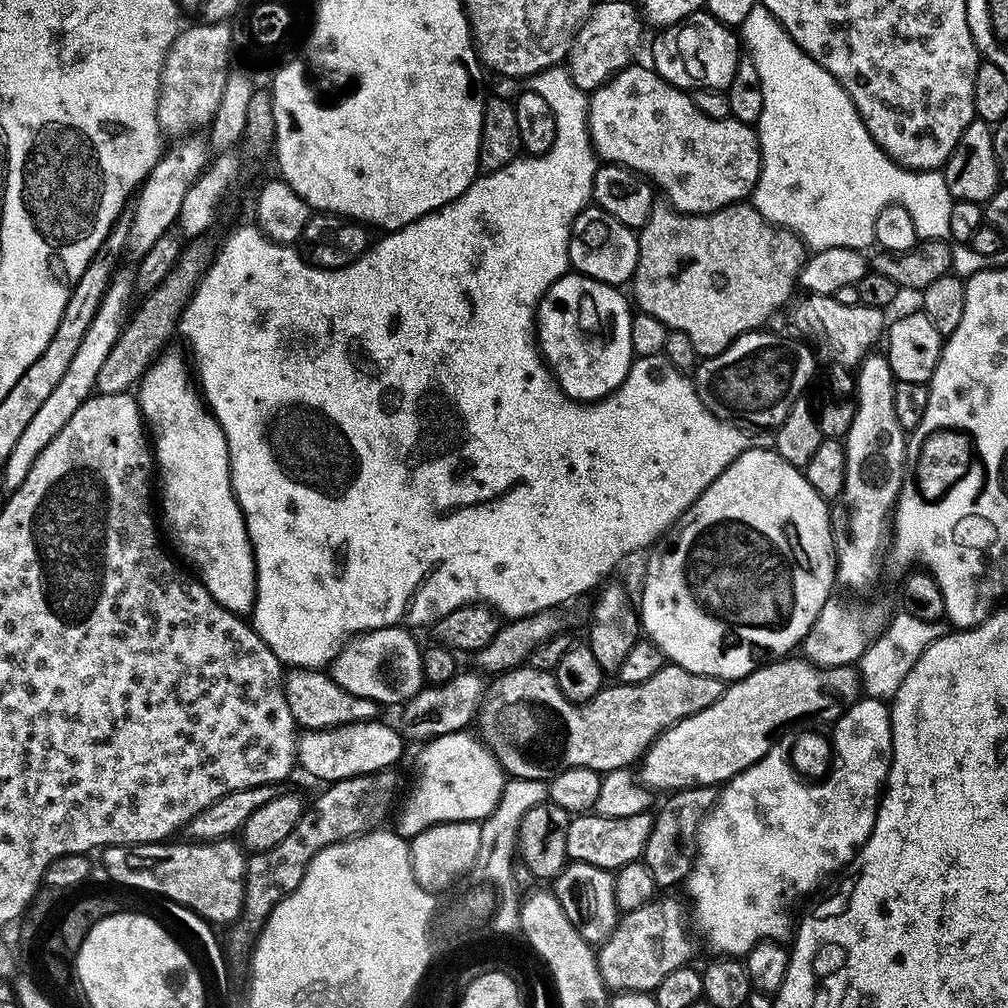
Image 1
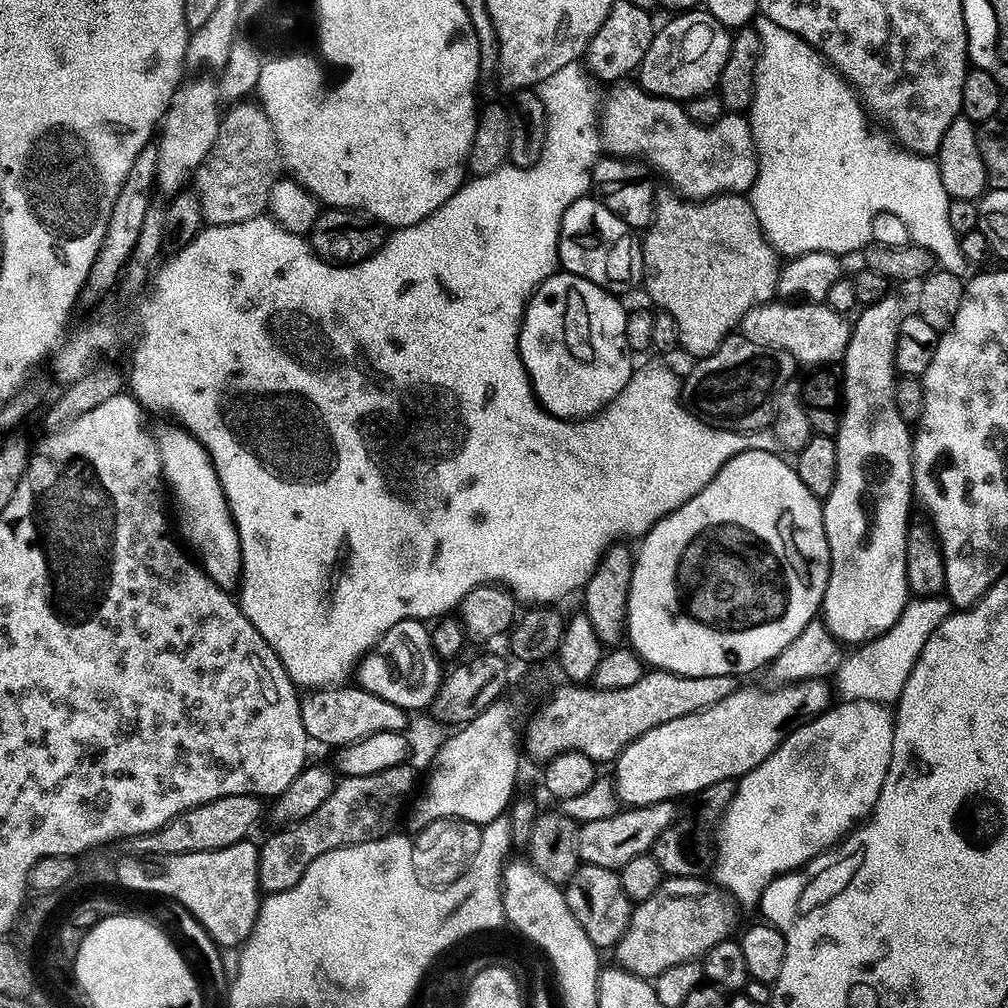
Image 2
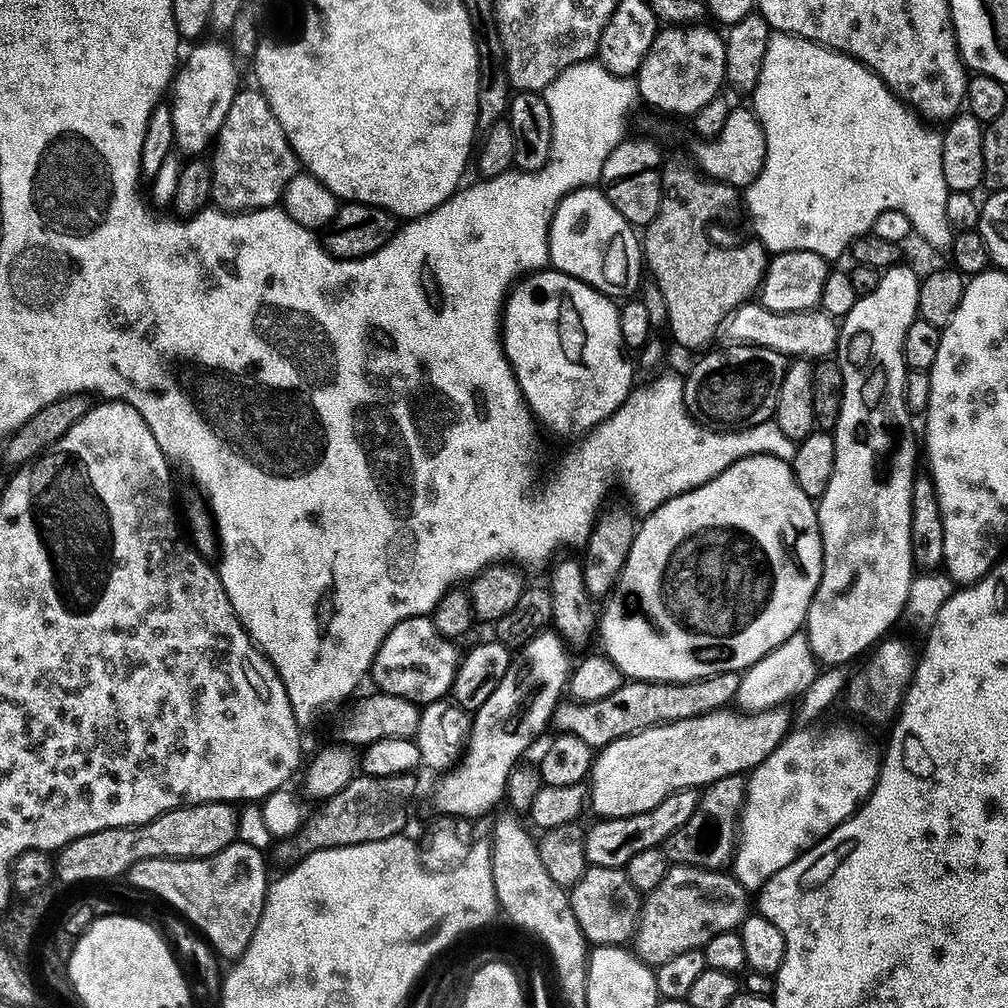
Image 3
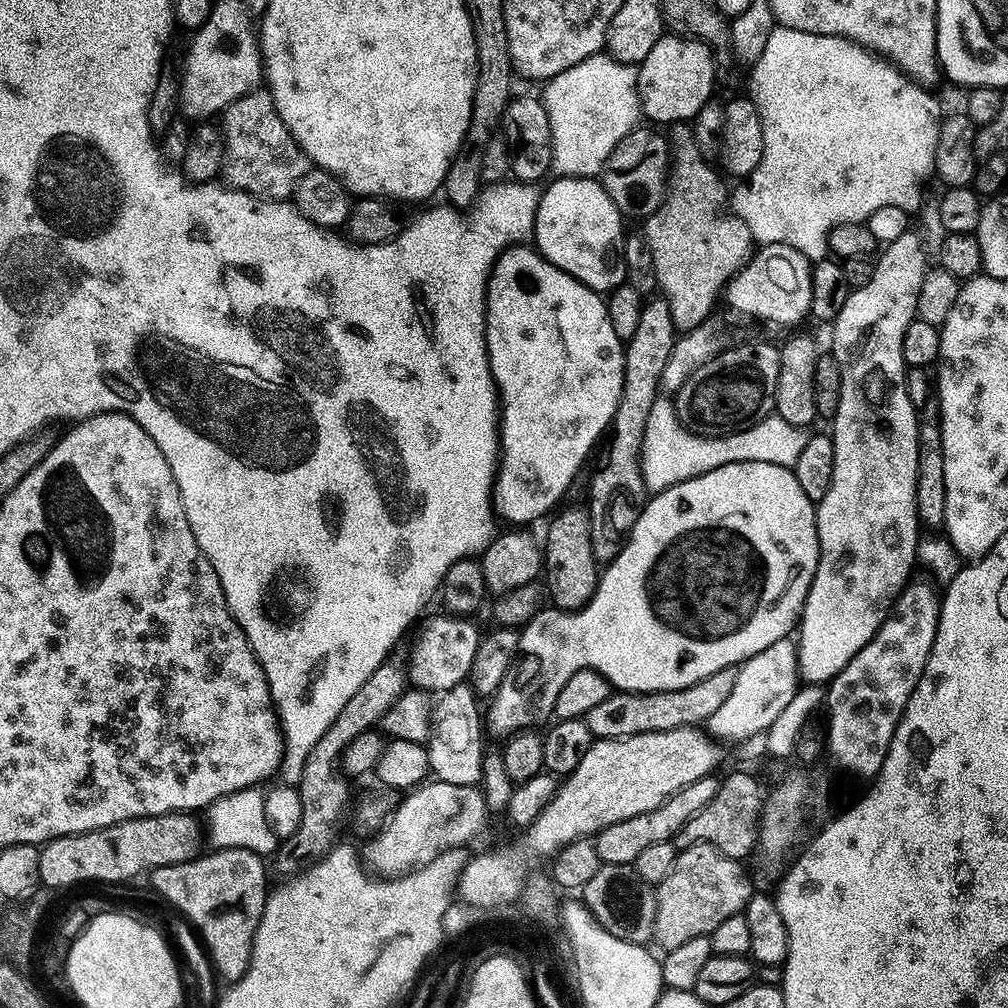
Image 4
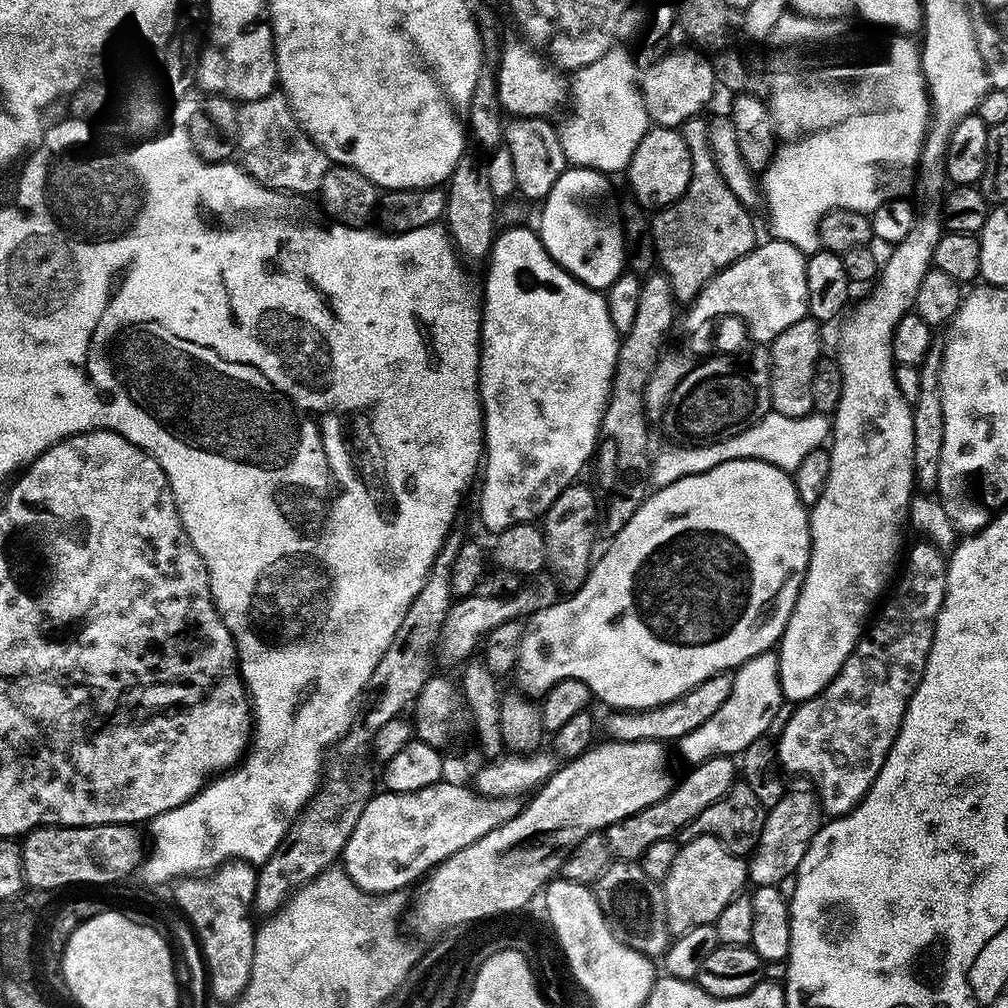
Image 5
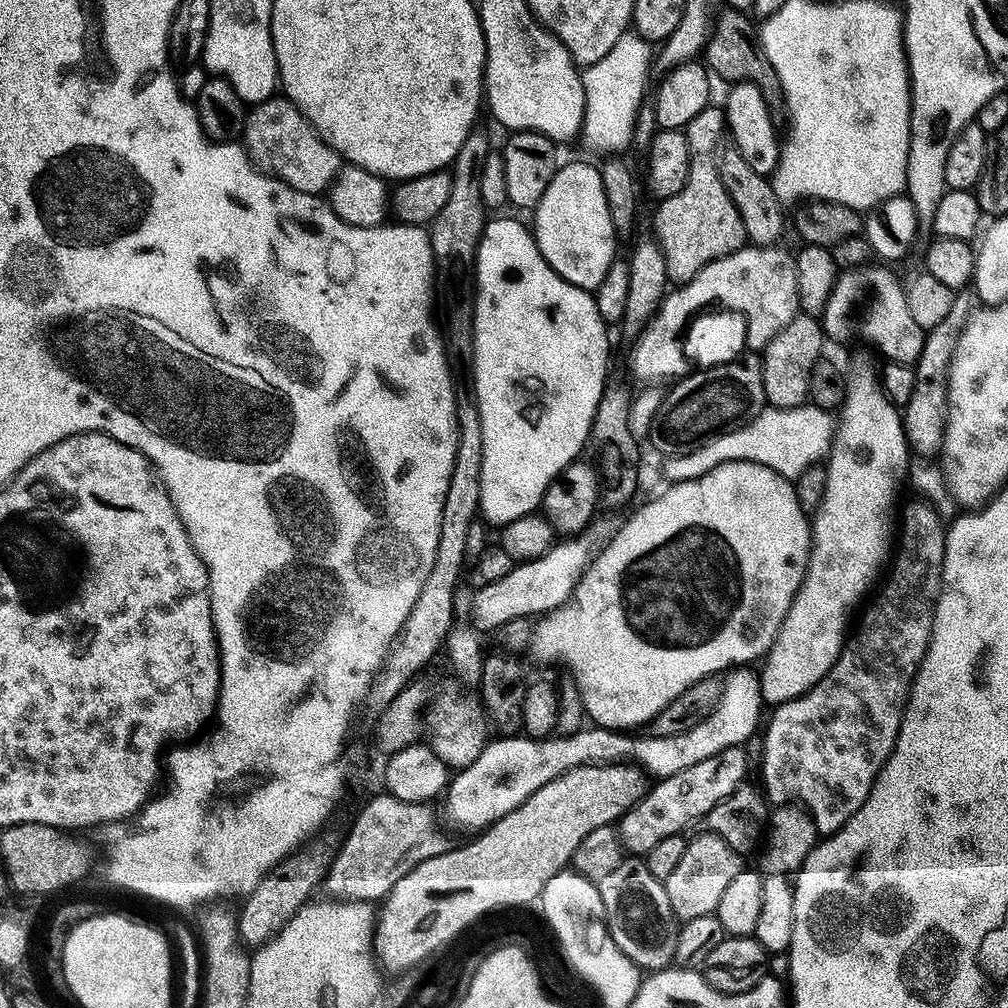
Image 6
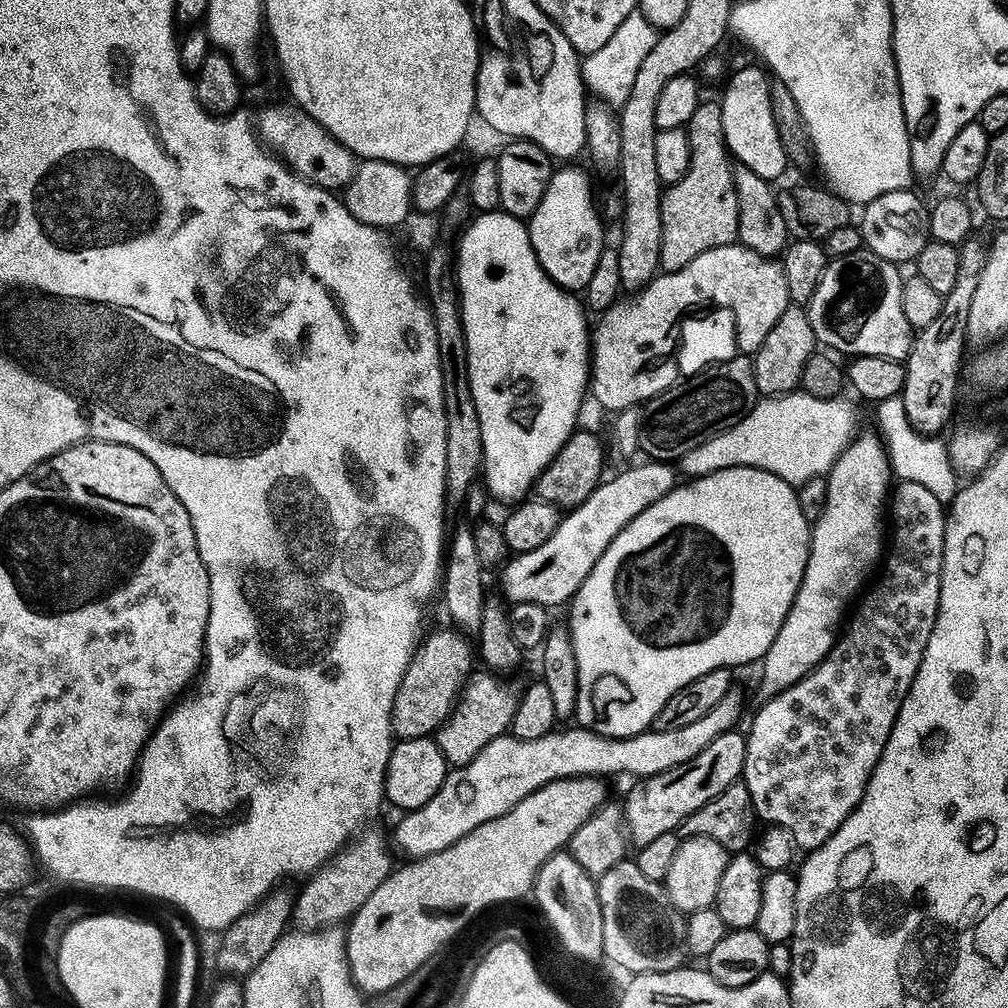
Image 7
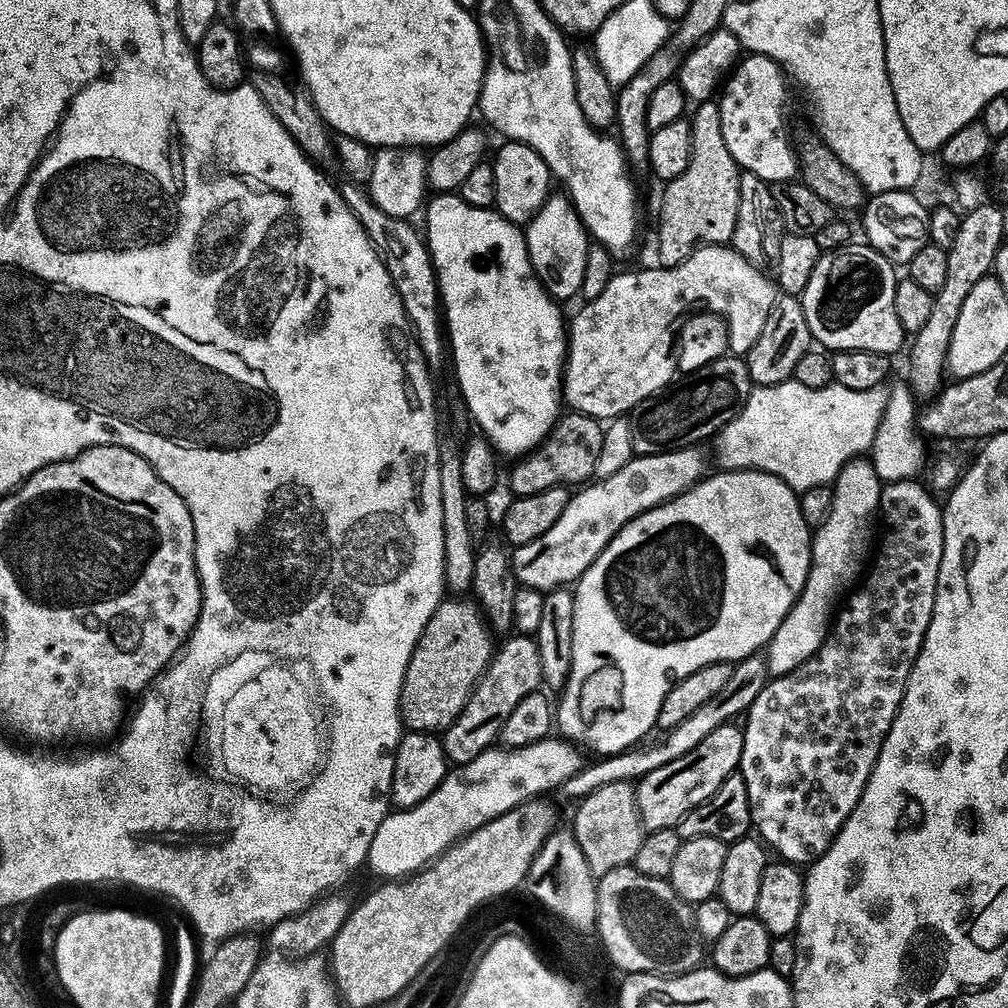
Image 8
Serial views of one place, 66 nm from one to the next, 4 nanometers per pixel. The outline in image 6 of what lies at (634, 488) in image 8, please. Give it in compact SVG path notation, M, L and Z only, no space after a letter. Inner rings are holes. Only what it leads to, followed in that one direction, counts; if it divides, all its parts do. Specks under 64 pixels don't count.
M581 534L575 538L561 539L553 544L549 552L542 554L542 558L517 563L506 578L498 578L498 582L489 584L481 583L480 589L472 592L476 627L499 630L514 618L539 618L567 602L572 596L572 589L594 559L594 548L592 552L592 544L586 537Z

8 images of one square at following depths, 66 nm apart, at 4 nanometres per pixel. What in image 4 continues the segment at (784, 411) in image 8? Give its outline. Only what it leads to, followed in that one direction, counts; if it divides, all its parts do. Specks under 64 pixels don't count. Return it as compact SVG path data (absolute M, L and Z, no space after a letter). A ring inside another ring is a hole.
M657 398L652 403L644 431L640 469L644 475L644 487L652 494L664 492L670 486L734 462L770 462L791 468L798 462L798 454L802 454L802 446L806 446L809 438L807 431L790 426L775 414L767 416L744 432L735 432L729 436L698 436L680 425L675 403L671 399L664 399L668 398Z

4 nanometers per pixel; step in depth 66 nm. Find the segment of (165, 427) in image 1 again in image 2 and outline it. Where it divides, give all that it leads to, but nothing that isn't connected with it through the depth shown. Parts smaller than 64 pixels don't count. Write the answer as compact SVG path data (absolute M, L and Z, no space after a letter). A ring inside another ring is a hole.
M171 426L159 433L160 461L167 491L176 499L174 520L180 523L179 535L205 574L225 590L237 587L240 579L240 539L228 509L228 499L204 445L186 428Z

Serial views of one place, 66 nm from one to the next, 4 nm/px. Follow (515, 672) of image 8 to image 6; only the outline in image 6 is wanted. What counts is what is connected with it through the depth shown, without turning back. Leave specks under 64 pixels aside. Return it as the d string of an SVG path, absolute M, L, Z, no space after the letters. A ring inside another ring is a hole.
M461 682L453 683L435 693L426 716L426 736L429 736L427 739L434 754L438 754L438 758L442 758L449 769L459 770L470 766L489 744L490 717L481 693L475 687Z

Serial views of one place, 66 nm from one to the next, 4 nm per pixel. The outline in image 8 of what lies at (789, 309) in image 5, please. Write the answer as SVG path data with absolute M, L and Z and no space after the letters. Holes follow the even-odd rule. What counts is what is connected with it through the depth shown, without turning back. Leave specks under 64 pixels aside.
M703 244L672 268L655 267L644 268L641 272L617 271L602 294L581 303L576 317L573 320L571 317L566 328L566 359L562 377L562 400L571 411L593 416L601 422L611 422L631 412L655 392L663 392L669 387L678 369L674 333L668 329L668 324L672 324L672 316L676 316L684 304L692 304L692 300L704 300L704 304L712 304L712 308L720 308L720 312L727 314L728 352L731 355L747 357L750 346L758 342L758 334L762 332L766 314L770 314L770 306L774 306L778 289L771 275L755 268L735 248L728 244Z

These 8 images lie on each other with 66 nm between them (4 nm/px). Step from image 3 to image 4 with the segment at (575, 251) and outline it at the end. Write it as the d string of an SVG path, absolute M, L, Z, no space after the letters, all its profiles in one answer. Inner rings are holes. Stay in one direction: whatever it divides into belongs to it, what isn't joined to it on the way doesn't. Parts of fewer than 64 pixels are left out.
M564 176L554 182L540 197L536 211L535 247L545 260L588 288L601 294L611 293L623 285L627 277L624 265L625 221L620 211L614 202L610 202L610 194L606 194L599 179Z

